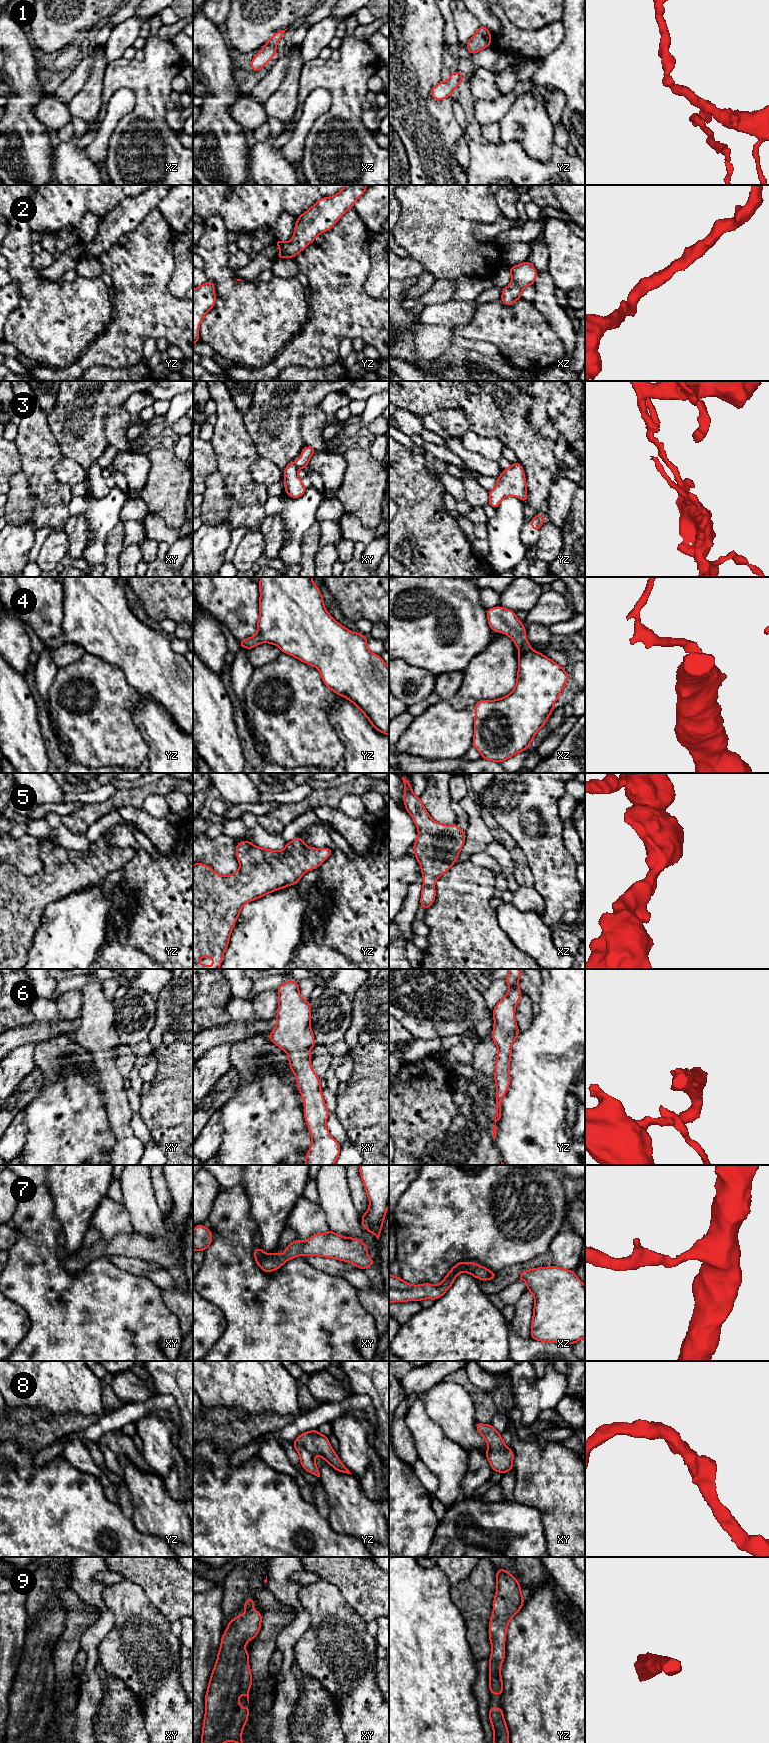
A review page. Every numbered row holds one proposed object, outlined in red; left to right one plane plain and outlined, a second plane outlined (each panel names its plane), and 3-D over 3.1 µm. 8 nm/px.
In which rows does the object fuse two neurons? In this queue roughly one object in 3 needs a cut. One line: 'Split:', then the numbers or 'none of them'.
Split: 3

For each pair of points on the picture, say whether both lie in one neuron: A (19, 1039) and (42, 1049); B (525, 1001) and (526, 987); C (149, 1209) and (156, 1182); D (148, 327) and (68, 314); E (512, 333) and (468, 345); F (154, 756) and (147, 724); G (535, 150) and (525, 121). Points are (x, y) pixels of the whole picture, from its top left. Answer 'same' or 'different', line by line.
A: different
B: different
C: different
D: different
E: different
F: same
G: same

